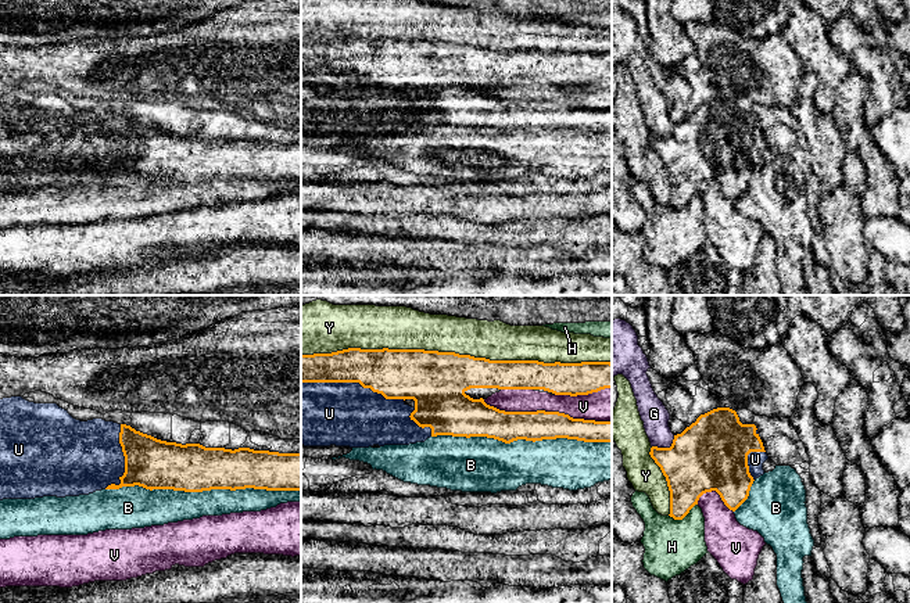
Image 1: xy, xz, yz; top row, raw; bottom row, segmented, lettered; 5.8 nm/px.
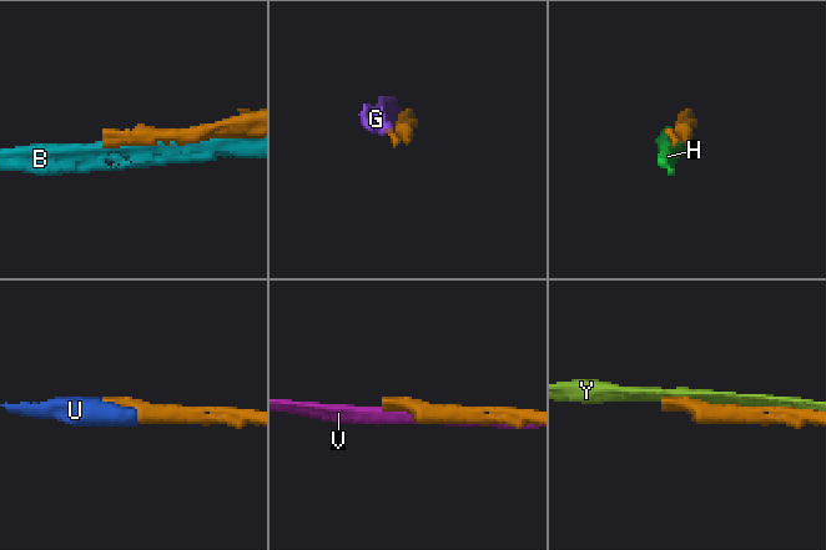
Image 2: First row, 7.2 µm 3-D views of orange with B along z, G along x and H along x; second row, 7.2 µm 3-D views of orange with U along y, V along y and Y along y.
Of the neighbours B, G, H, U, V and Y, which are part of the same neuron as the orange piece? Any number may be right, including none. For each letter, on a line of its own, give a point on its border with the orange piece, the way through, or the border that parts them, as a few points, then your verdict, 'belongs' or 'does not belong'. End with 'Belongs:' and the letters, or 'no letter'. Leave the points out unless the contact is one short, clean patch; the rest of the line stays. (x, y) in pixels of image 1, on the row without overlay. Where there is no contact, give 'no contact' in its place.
B: meets orange in xy at (203, 179); does not belong
G: meets orange in yz at (666, 137); does not belong
H: meets orange in yz at (683, 207); does not belong
U: meets orange in xz at (353, 71); belongs
V: meets orange in xz at (547, 101); does not belong
Y: meets orange in xz at (457, 43); does not belong
Belongs: U

